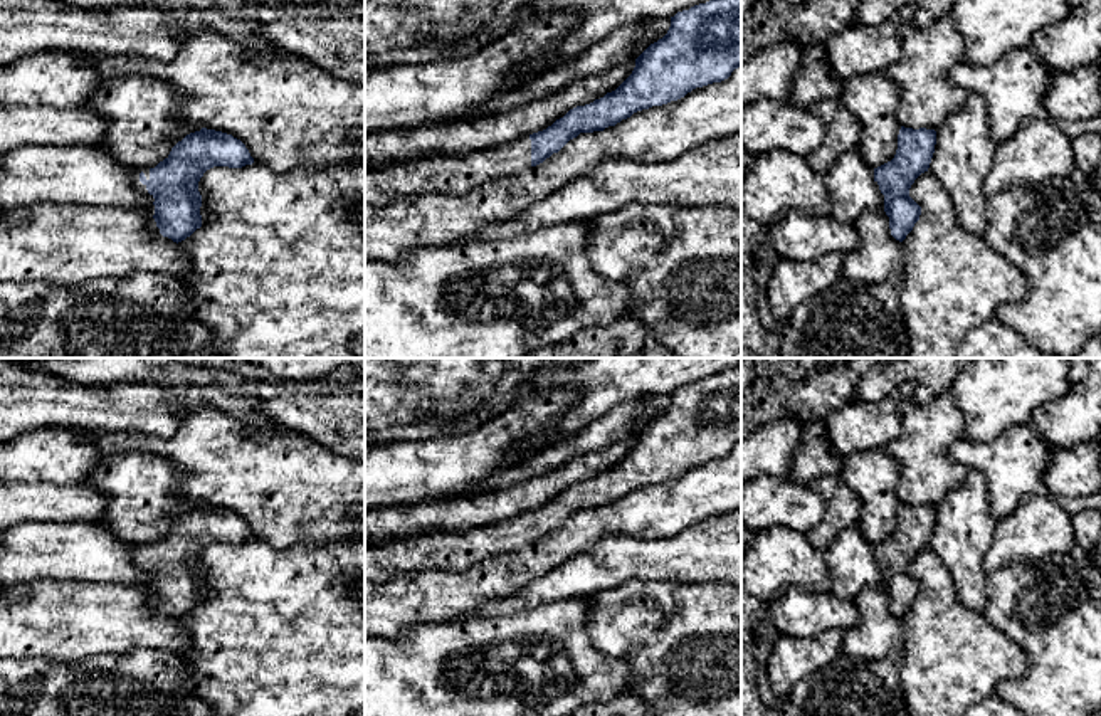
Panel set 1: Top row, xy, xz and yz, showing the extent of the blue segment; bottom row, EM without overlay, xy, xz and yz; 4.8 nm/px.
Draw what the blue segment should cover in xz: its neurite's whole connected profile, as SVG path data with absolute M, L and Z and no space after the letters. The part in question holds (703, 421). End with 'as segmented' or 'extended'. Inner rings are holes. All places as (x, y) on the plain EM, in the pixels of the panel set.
M741 368L713 375L671 393L667 410L637 435L632 450L612 469L570 486L543 508L466 533L425 534L365 548L365 582L380 583L403 570L464 571L487 556L543 540L580 509L603 508L634 489L684 474L696 464L721 459L741 442Z; extended

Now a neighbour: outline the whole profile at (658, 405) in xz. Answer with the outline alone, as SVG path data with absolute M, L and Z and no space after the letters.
M671 395L666 397L652 397L645 408L644 417L640 419L639 425L634 429L634 435L637 435L651 420L662 415L671 403Z

